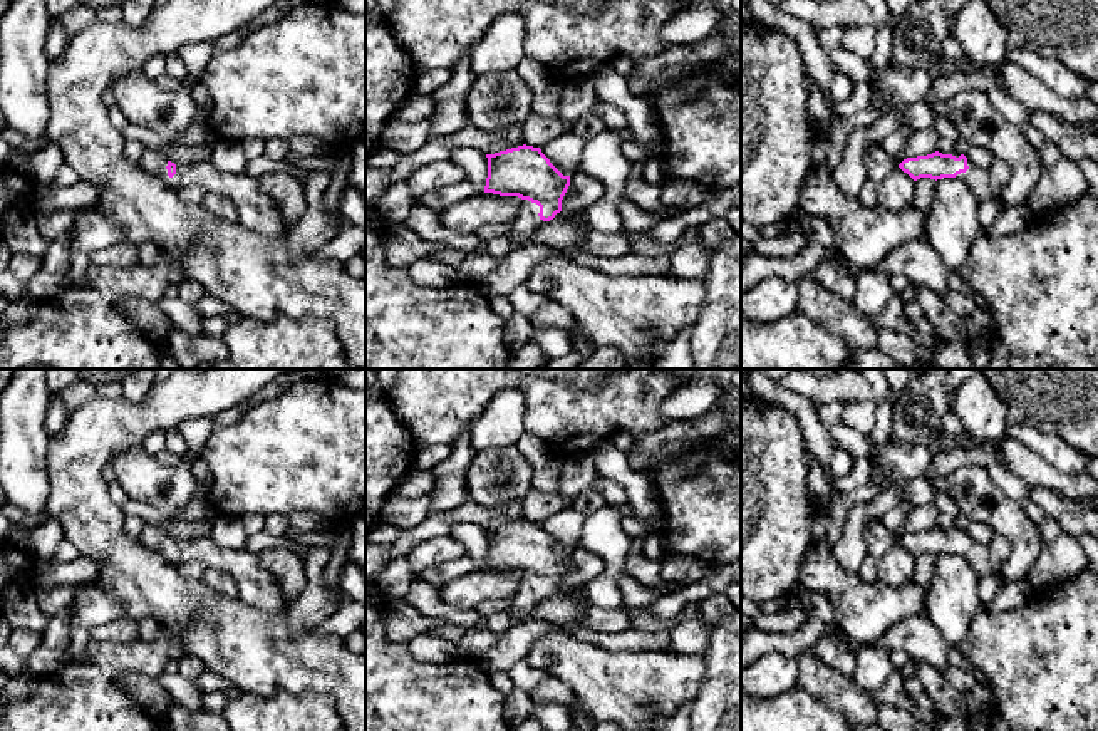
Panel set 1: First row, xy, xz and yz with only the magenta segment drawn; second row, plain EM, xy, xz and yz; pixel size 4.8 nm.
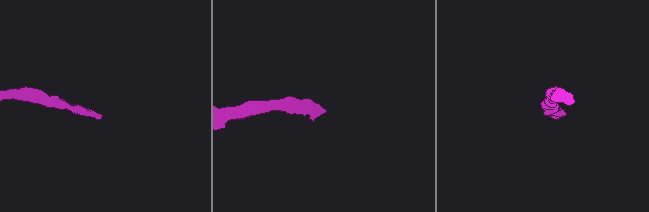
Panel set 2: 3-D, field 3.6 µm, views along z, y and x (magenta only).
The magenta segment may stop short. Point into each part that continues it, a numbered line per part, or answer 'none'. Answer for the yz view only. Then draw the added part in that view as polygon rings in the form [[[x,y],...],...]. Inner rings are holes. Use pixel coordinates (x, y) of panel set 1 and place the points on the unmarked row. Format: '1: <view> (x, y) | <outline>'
1: yz (979, 555) | [[[967,535],[969,545],[956,553],[964,555],[977,577],[994,577],[1001,570],[1001,563],[992,557],[991,547],[979,543]]]

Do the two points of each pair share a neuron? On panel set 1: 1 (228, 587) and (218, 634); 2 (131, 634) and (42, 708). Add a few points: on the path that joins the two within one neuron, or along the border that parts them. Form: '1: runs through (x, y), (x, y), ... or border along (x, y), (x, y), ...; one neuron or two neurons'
1: border along (201, 580), (225, 596), (237, 597); two neurons
2: border along (138, 637), (129, 642), (94, 641); two neurons

